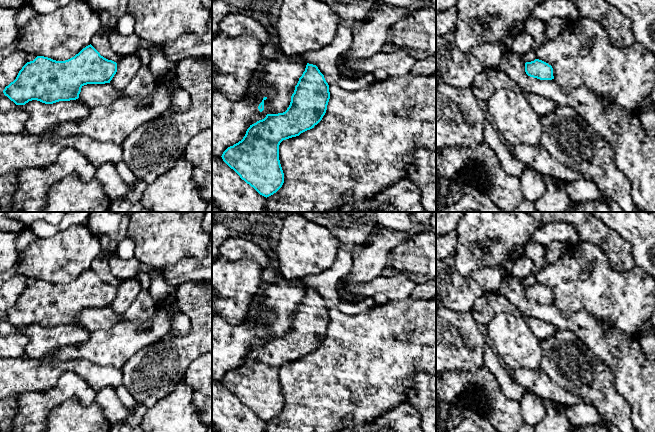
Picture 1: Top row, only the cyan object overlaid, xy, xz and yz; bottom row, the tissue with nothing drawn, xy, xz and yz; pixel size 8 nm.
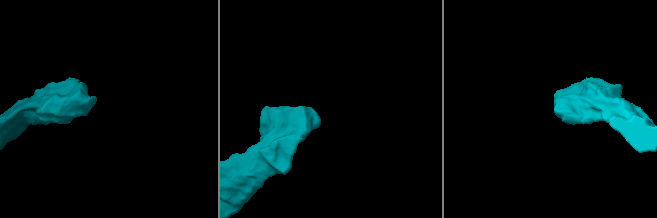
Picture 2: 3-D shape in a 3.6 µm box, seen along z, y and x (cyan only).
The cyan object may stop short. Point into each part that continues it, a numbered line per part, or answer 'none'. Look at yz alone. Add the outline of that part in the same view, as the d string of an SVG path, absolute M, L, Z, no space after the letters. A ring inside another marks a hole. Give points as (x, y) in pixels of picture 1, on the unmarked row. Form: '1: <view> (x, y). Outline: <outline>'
none

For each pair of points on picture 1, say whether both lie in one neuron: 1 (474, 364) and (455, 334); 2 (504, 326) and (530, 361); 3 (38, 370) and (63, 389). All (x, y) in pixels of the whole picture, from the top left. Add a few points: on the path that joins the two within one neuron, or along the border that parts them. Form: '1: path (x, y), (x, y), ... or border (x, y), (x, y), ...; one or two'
1: path (469, 357), (455, 341); one
2: path (510, 335), (523, 352); one
3: border (78, 374), (64, 372), (52, 387), (34, 392); two

